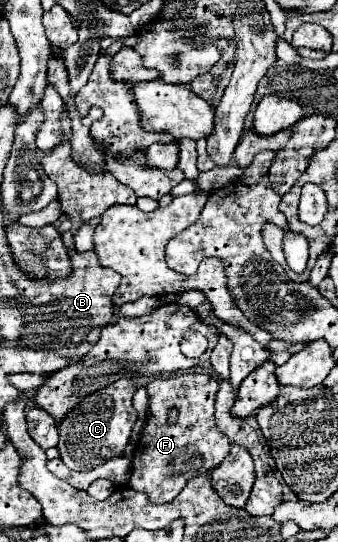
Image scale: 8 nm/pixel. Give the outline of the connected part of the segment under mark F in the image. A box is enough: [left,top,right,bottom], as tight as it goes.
[128,373,230,505]

